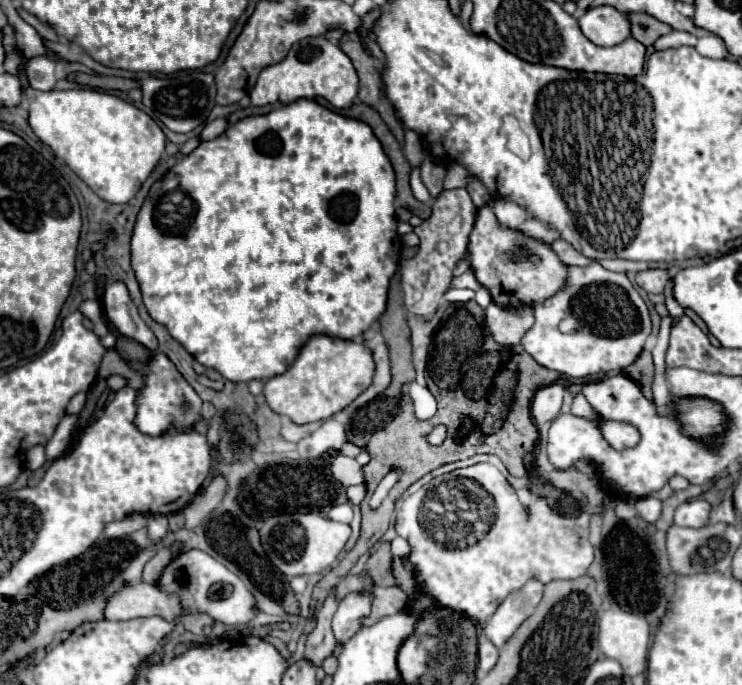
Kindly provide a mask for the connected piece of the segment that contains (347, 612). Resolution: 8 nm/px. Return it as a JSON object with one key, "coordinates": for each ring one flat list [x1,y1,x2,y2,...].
{"coordinates":[[356,592,346,596,334,614,332,620,332,632,338,642,344,642,356,634,356,628,362,626,362,618,370,614,370,602,372,596,364,592]]}

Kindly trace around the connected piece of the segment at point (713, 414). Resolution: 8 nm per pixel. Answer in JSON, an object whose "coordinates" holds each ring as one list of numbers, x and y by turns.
{"coordinates":[[692,398,692,400,678,400,676,412,680,416,680,424,684,432,690,436,714,436,724,432,726,416,720,404,712,404,708,398]]}

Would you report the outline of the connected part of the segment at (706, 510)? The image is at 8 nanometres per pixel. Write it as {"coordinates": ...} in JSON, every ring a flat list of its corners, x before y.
{"coordinates":[[694,498,688,500,684,504,680,504,676,508,674,514,674,522,676,526,686,526,686,528,700,528,708,522,708,514,710,514,710,504,702,498]]}

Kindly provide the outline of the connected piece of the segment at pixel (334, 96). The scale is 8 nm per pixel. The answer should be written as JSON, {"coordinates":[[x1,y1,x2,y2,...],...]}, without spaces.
{"coordinates":[[316,36,300,40,300,48,298,44,294,44,284,62,264,68,264,72,260,72,258,76,256,86,250,92,250,98,254,106,266,106,276,102,290,104,300,98,324,98,334,108,350,108,356,94,358,94,358,74,350,58,342,52,340,46,332,44,322,36]]}

